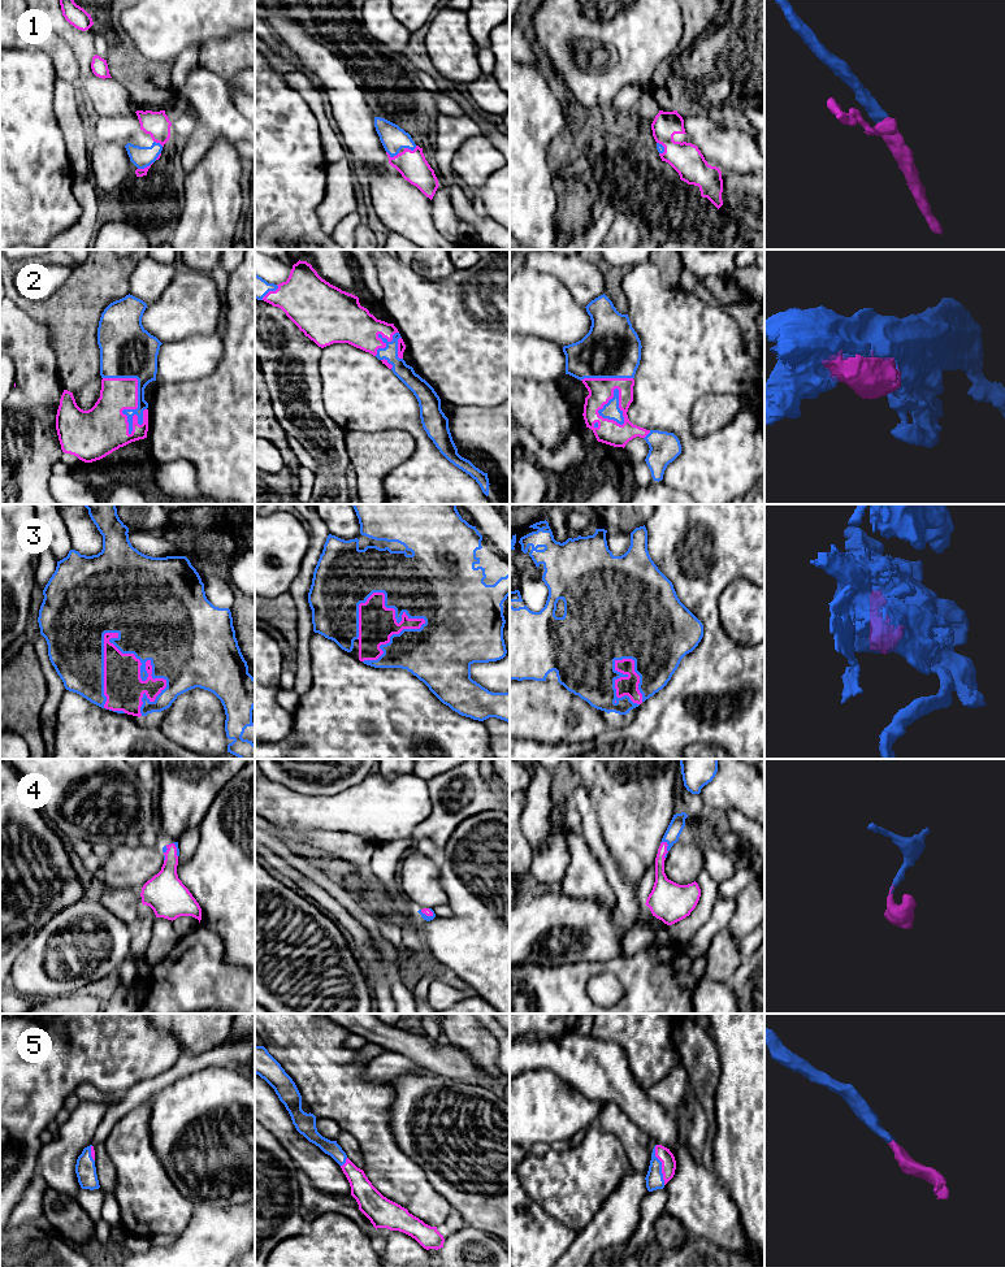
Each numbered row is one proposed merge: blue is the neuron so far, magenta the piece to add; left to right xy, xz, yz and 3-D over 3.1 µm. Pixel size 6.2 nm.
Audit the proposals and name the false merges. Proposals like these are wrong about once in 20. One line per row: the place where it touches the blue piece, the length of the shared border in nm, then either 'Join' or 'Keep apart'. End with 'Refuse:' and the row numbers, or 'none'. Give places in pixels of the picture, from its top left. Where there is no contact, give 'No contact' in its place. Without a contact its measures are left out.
1: Touches blue at xy (144, 166). Shared border 110 nm. Join
2: Touches blue at xy (138, 395). Shared border 400 nm. Join
3: Touches blue at xy (143, 680). Shared border 550 nm. Join
4: Touches blue at yz (667, 849). Shared border 110 nm. Join
5: Touches blue at yz (661, 1164). Shared border 260 nm. Join
Refuse: none

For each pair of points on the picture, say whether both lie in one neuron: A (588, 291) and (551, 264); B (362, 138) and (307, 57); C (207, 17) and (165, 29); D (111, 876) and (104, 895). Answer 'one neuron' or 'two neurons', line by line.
A: one neuron
B: one neuron
C: one neuron
D: two neurons

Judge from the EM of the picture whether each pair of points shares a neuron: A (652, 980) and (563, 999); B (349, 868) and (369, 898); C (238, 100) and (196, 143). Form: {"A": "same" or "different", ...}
{"A": "same", "B": "same", "C": "different"}

